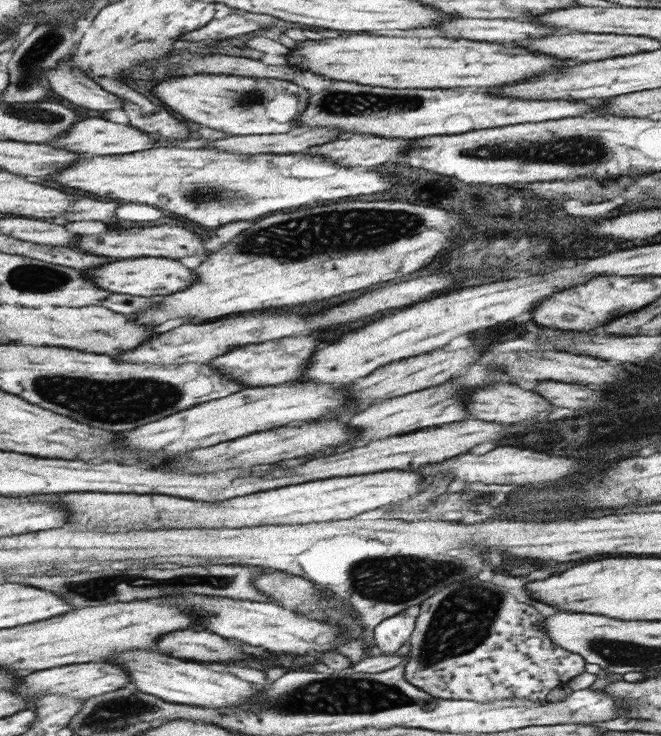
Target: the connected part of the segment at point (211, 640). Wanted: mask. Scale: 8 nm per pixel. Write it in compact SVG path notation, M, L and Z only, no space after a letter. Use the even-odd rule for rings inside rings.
M179 630L165 634L151 648L159 648L161 652L173 654L175 658L195 658L205 662L217 662L217 660L225 662L245 658L245 652L239 648L239 644L231 644L219 634L193 632L193 630Z

